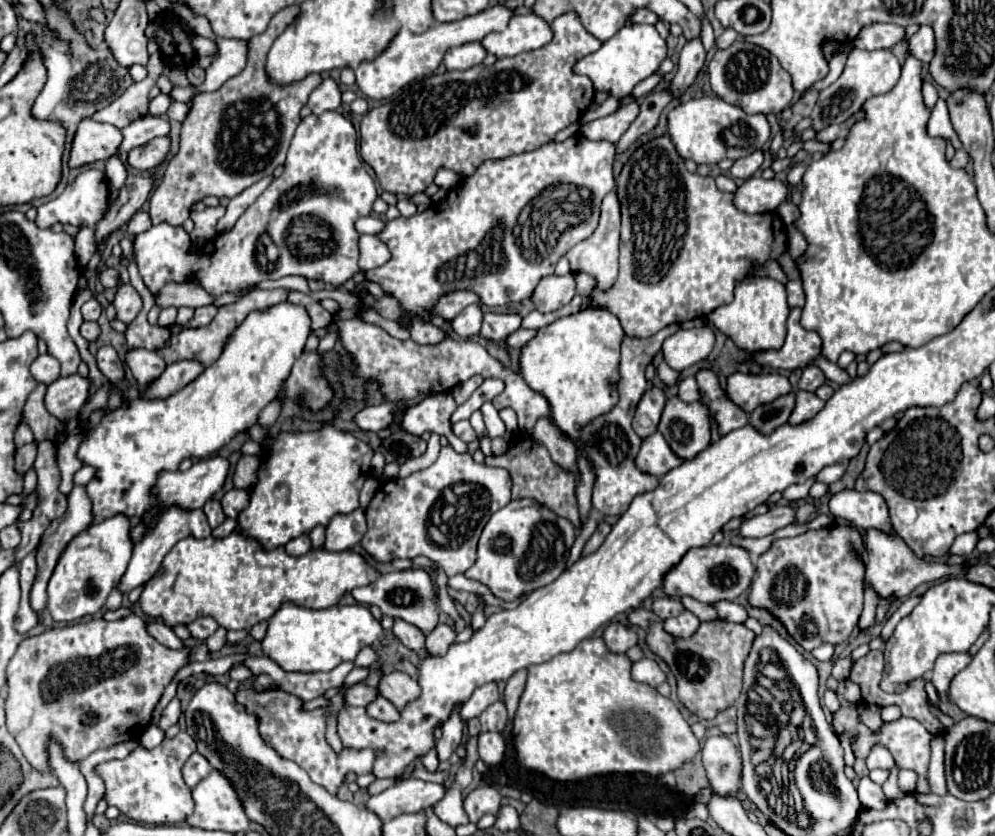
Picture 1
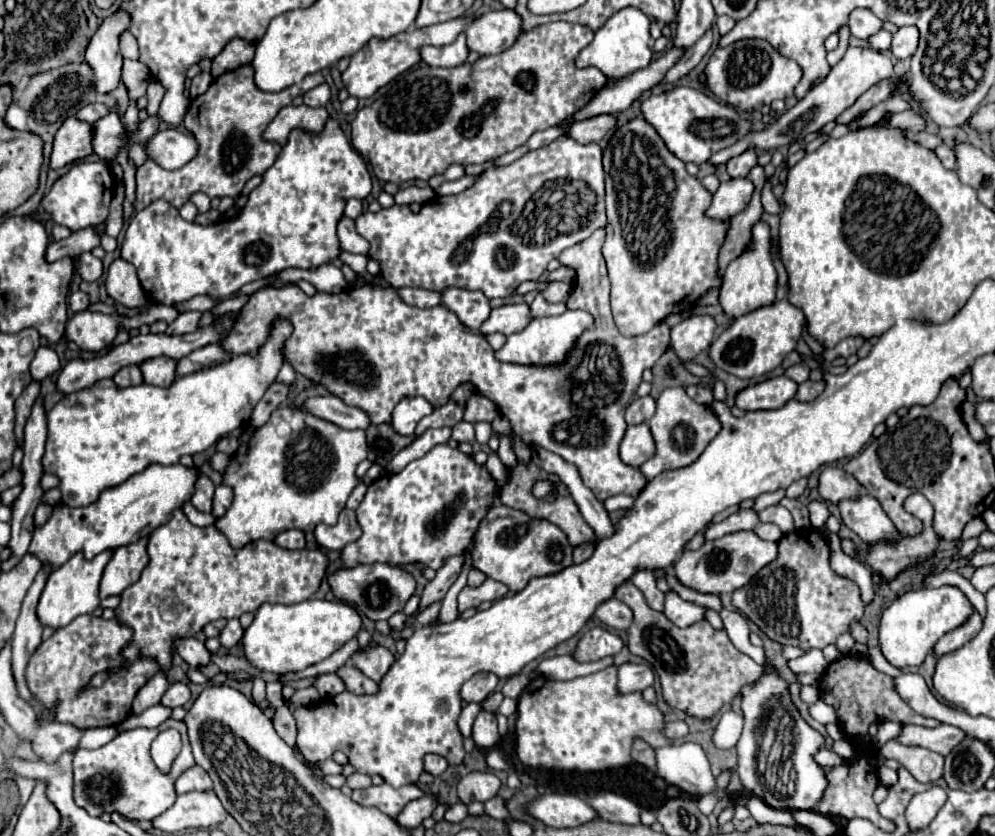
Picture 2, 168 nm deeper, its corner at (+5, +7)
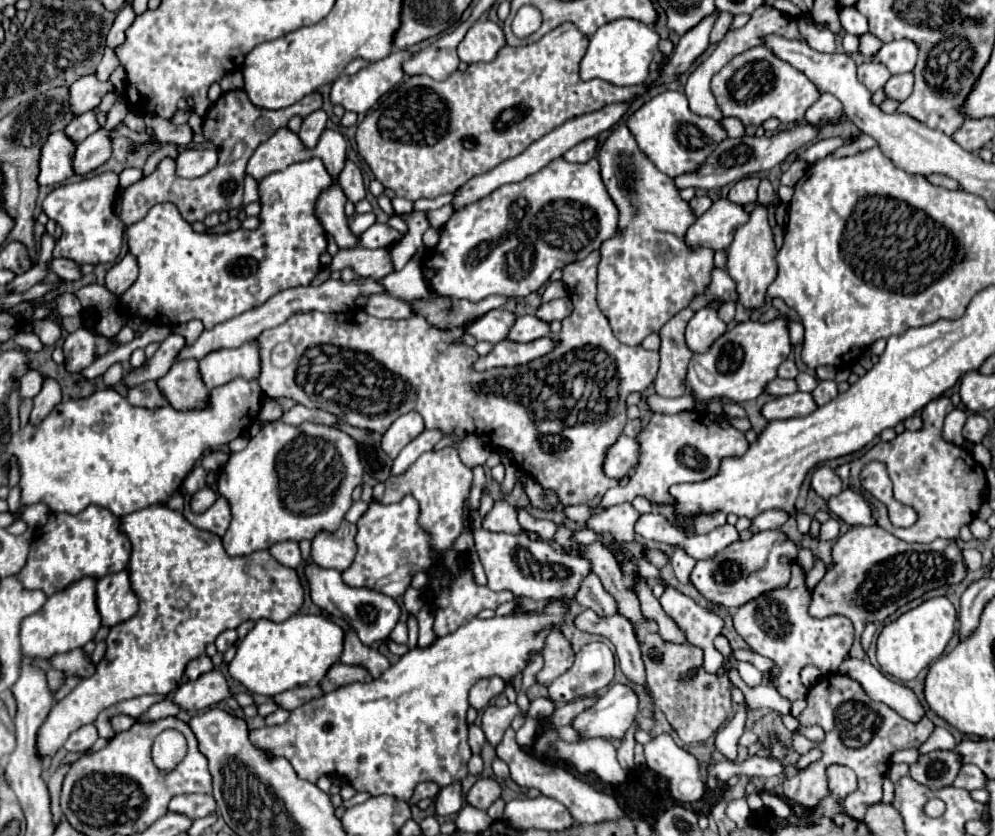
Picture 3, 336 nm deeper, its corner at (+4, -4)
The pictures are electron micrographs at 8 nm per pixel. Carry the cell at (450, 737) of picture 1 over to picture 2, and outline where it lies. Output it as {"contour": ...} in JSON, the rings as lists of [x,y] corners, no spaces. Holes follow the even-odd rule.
{"contour":[[[437,754],[425,756],[425,770],[431,772],[433,776],[439,776],[441,772],[445,772],[447,766],[449,766],[449,764],[447,764],[447,760],[445,760],[443,756],[437,756]]]}

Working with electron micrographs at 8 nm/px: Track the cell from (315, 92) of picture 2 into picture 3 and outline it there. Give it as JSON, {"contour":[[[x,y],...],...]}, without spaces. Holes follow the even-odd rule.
{"contour":[[[322,109],[314,111],[312,115],[308,115],[302,121],[302,129],[300,129],[298,137],[300,137],[300,141],[302,141],[302,145],[306,149],[314,149],[316,147],[322,131],[326,129],[326,121],[328,121],[328,117],[326,117],[326,113]]]}

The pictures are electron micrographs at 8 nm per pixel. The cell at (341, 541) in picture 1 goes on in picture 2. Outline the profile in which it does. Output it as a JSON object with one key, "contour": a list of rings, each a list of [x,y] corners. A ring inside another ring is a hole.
{"contour":[[[345,508],[339,514],[339,522],[337,524],[333,524],[333,526],[319,524],[315,528],[317,544],[323,550],[341,550],[345,544],[357,540],[359,536],[361,536],[361,526],[357,524],[355,512],[349,510],[349,508]]]}

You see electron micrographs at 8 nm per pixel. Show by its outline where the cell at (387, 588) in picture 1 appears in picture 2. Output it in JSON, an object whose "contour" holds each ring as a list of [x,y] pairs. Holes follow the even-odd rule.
{"contour":[[[361,564],[349,570],[339,570],[333,576],[329,576],[329,584],[335,598],[353,604],[359,610],[359,614],[369,616],[371,620],[383,620],[403,610],[407,600],[415,592],[413,574],[409,574],[401,566],[391,566],[391,564]]]}

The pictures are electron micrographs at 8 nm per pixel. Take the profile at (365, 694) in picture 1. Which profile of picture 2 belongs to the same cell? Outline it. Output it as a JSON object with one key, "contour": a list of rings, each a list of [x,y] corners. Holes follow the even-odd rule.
{"contour":[[[321,674],[317,678],[315,686],[317,686],[321,698],[325,698],[325,696],[337,696],[337,694],[341,694],[345,690],[345,684],[343,684],[343,680],[337,674]]]}

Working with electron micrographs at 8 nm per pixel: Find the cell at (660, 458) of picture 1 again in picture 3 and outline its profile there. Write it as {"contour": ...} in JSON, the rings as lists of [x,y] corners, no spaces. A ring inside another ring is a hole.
{"contour":[[[620,435],[606,451],[606,459],[602,465],[602,471],[606,477],[622,477],[628,475],[628,471],[638,461],[638,443],[636,439],[630,439],[626,435]]]}

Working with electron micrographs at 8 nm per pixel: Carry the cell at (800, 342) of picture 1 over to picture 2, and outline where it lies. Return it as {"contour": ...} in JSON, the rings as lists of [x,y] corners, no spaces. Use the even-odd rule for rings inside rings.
{"contour":[[[789,300],[773,302],[771,306],[763,306],[751,314],[745,314],[735,320],[713,344],[709,356],[715,366],[721,370],[735,374],[739,378],[757,378],[773,368],[781,366],[785,356],[795,350],[805,326],[805,316],[799,308],[795,308]]]}

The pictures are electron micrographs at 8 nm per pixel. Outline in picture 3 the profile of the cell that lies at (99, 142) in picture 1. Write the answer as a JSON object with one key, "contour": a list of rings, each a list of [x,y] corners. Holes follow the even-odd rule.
{"contour":[[[54,131],[54,135],[50,135],[50,139],[42,145],[38,185],[56,185],[70,179],[74,175],[74,151],[74,143],[62,131]]]}

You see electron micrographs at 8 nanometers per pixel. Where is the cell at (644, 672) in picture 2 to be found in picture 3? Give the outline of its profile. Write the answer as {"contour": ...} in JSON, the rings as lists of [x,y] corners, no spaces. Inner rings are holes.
{"contour":[[[612,685],[604,695],[596,699],[592,707],[578,713],[572,719],[580,741],[600,737],[610,741],[622,741],[630,729],[638,711],[638,697],[626,685]]]}

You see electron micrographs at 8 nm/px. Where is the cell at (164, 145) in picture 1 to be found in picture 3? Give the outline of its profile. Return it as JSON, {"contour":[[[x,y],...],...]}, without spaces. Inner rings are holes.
{"contour":[[[182,149],[176,157],[176,173],[186,179],[206,175],[218,163],[216,149]]]}

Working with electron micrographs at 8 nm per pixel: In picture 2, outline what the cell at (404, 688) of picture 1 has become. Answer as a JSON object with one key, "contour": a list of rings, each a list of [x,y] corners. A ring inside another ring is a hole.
{"contour":[[[377,646],[377,648],[369,650],[369,652],[355,652],[351,656],[351,662],[365,676],[369,676],[375,682],[381,682],[381,676],[385,676],[385,672],[389,672],[389,668],[393,666],[395,658],[393,658],[393,654],[387,648]]]}

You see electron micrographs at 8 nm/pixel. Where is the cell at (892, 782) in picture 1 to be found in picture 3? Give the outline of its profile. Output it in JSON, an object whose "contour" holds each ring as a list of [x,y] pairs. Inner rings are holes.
{"contour":[[[932,751],[920,755],[914,765],[910,765],[910,777],[918,783],[940,789],[952,785],[962,767],[962,757],[956,751]]]}

